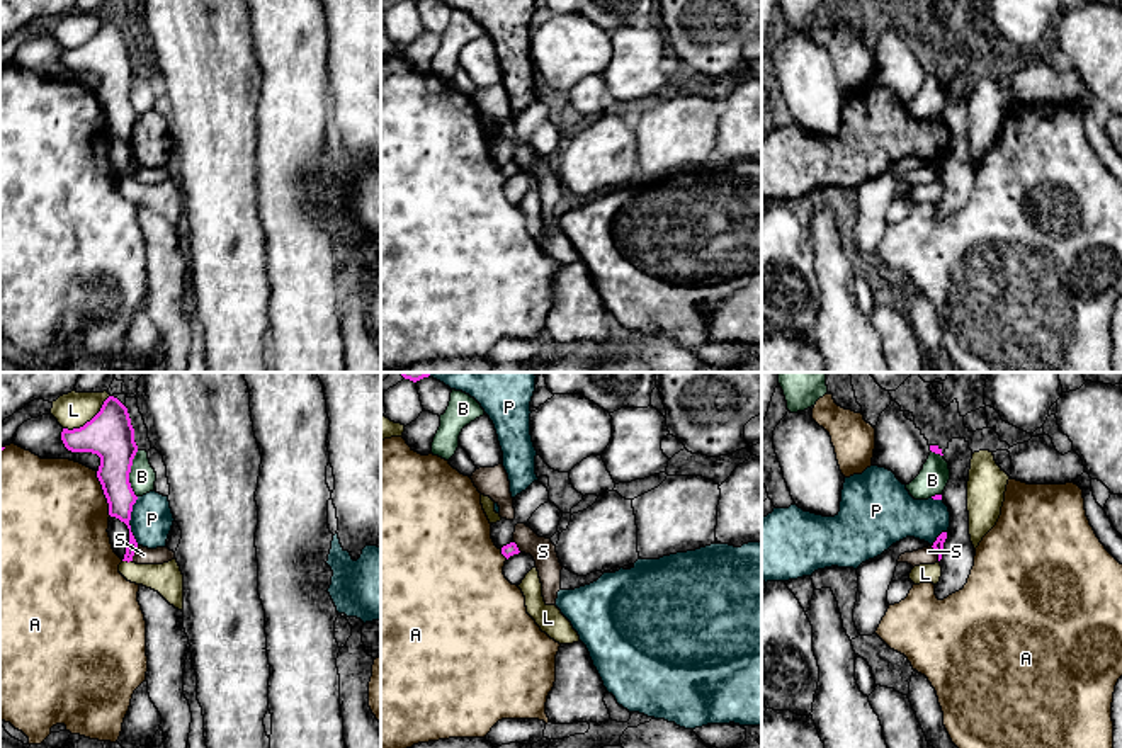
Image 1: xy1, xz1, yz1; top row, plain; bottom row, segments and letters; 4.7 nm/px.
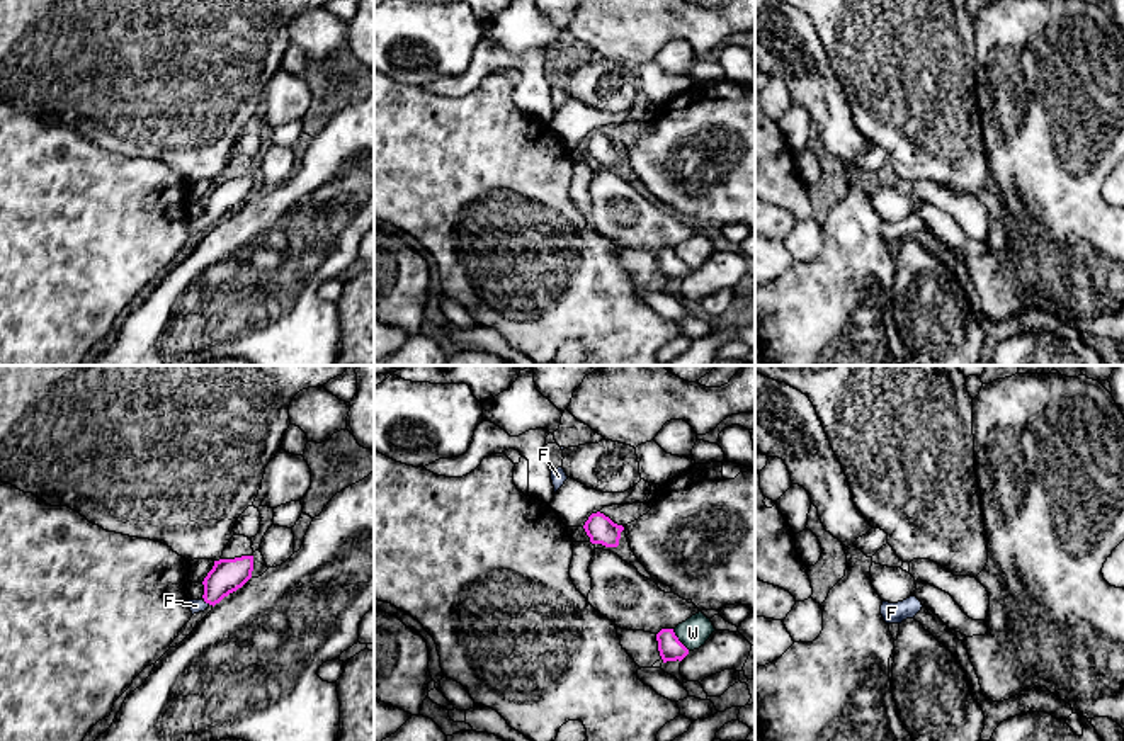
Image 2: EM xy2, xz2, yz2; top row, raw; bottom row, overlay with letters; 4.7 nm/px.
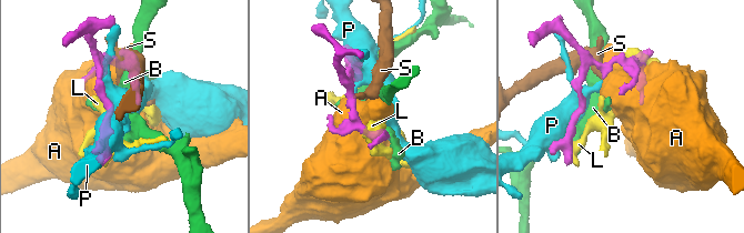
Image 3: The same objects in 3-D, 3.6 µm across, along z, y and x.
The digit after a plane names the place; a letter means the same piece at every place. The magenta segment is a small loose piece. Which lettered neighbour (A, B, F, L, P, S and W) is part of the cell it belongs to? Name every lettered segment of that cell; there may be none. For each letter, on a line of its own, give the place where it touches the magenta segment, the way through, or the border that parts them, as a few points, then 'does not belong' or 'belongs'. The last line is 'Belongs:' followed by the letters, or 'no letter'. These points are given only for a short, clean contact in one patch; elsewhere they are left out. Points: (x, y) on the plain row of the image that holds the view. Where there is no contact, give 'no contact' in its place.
A: contact xy1 (104, 113); does not belong
B: contact xy1 (128, 94); border xy1 (138, 70), (130, 92), (130, 106), (136, 116); does not belong
F: contact xy2 (206, 221); way xy2 (228, 194), (206, 221), (196, 225); belongs
L: contact xy1 (90, 39); does not belong
P: contact xy1 (130, 138); does not belong
S: contact xy1 (135, 170); border xy1 (138, 165), (131, 179); does not belong
W: contact xz2 (677, 259); does not belong
Belongs: F

